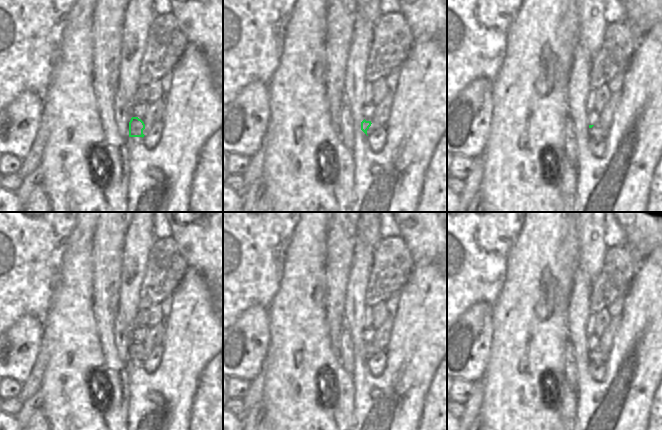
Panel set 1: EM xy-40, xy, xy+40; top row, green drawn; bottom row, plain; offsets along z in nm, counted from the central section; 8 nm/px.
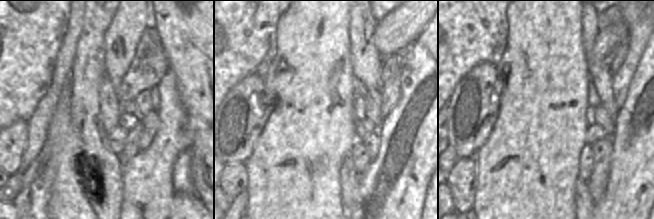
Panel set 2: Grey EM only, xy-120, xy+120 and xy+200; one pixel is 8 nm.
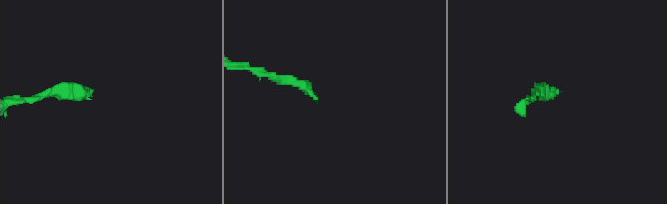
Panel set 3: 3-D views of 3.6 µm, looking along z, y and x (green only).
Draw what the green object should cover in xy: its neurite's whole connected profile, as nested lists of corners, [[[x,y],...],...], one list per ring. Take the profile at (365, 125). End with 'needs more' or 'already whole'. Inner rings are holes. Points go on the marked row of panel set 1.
[[[365,119],[361,122],[361,130],[366,134],[370,135],[373,133],[378,127],[373,125],[371,121],[366,121]]] | needs more

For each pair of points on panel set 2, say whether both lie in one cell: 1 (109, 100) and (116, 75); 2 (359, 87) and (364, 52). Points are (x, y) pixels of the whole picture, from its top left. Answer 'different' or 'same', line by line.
1: different
2: different

